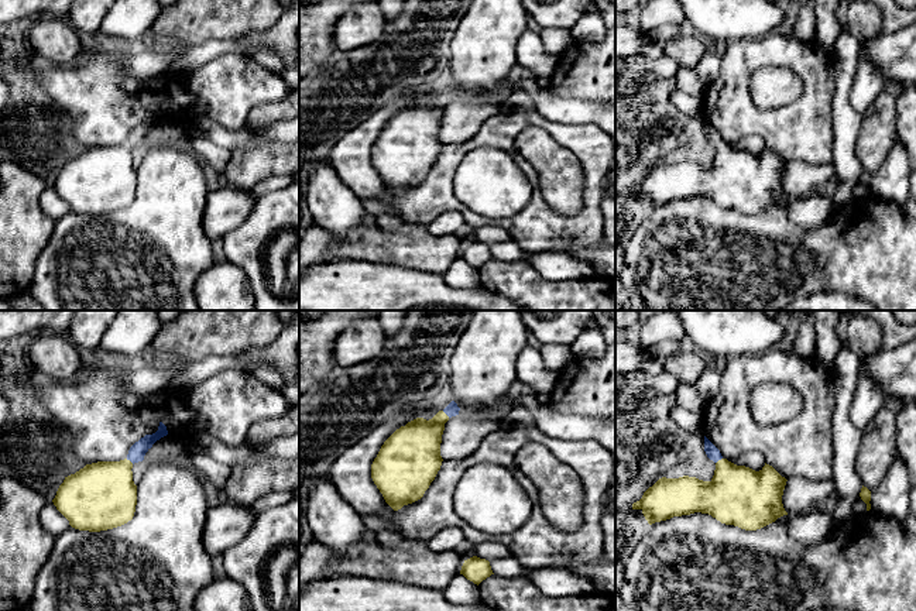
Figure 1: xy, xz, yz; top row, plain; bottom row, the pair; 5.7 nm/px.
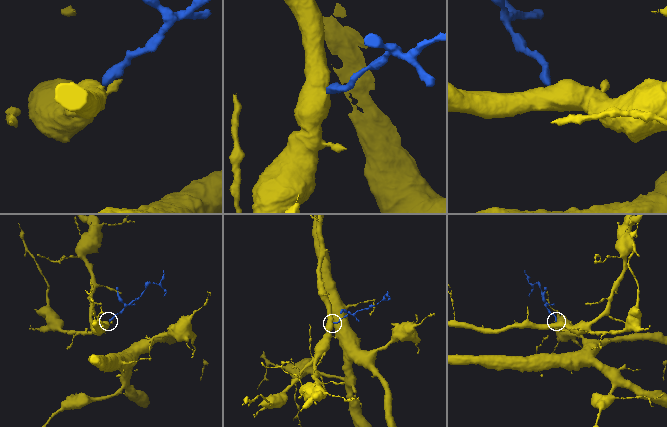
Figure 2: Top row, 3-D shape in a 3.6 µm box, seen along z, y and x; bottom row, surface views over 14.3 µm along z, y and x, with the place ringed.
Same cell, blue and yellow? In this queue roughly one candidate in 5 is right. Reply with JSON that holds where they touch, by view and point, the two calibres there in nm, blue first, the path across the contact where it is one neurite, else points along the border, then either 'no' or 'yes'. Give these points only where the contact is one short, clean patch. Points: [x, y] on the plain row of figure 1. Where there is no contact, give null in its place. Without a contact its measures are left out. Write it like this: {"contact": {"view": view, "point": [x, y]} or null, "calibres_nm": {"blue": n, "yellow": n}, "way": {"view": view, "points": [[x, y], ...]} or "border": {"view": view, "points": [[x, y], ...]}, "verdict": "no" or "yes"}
{"contact": {"view": "xy", "point": [130, 144]}, "calibres_nm": {"blue": 90, "yellow": 380}, "way": {"view": "xy", "points": [[137, 136], [130, 144], [102, 178]]}, "verdict": "yes"}

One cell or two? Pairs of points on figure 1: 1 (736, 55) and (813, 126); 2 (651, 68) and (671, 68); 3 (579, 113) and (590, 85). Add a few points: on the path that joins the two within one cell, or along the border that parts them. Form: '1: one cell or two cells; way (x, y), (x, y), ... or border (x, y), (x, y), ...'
1: one cell; way (738, 85), (738, 99), (762, 123), (784, 126)
2: one cell; way (655, 68), (666, 68)
3: two cells; border (552, 93), (561, 98), (600, 100)

